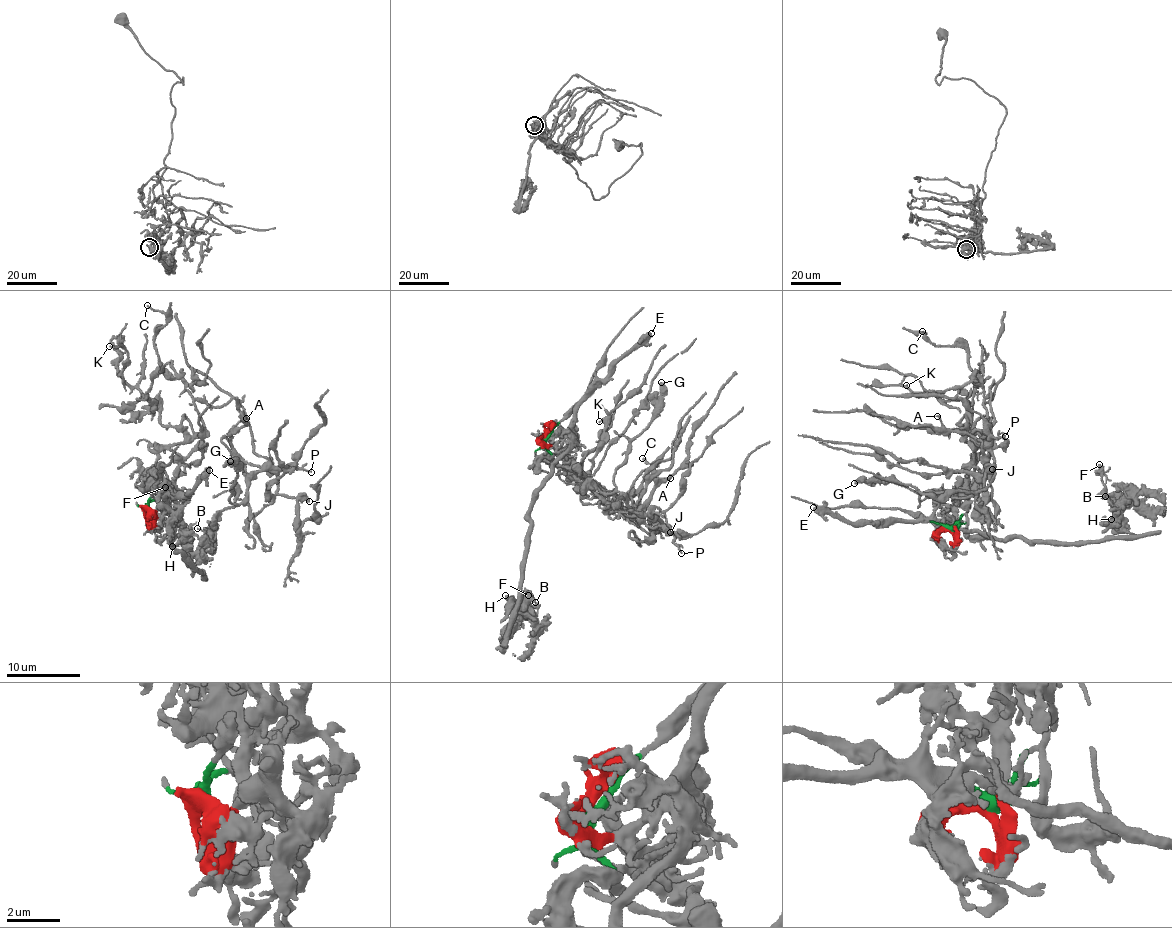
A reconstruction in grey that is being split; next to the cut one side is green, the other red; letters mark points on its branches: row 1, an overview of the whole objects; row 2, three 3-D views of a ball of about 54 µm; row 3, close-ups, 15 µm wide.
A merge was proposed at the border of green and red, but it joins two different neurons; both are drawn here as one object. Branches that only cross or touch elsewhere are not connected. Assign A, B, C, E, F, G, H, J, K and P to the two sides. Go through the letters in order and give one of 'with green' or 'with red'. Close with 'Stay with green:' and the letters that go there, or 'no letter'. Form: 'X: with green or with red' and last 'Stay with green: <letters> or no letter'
A: with green
B: with red
C: with green
E: with red
F: with red
G: with green
H: with red
J: with green
K: with green
P: with green
Stay with green: A, C, G, J, K, P

